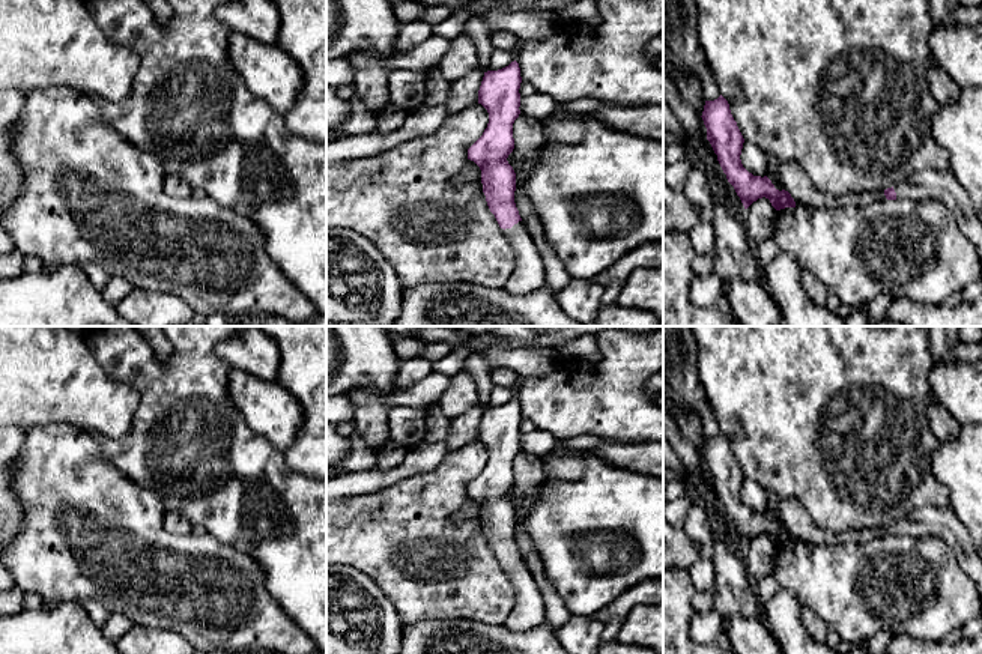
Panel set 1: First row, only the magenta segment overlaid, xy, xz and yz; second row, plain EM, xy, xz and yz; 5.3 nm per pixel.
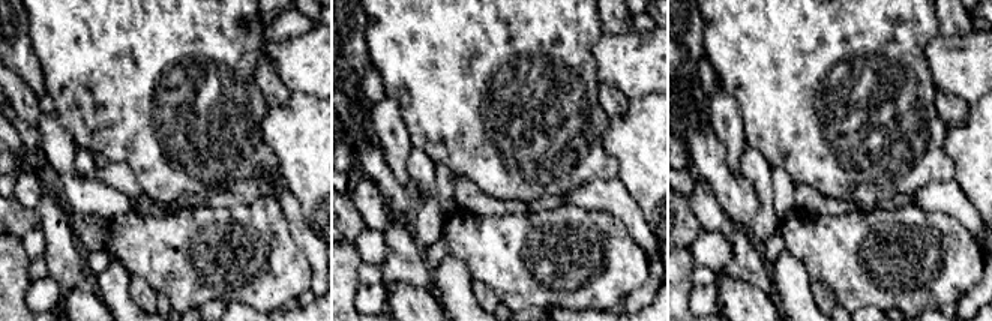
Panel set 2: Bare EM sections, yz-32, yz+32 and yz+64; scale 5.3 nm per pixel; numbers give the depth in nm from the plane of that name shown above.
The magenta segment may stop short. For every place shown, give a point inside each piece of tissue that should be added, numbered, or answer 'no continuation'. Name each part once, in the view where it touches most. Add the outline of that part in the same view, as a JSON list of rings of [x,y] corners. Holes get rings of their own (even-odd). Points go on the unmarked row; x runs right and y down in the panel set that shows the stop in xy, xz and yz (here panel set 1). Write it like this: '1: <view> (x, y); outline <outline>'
1: xz (528, 611); outline [[[519,558],[504,567],[516,592],[516,603],[505,619],[510,630],[531,630],[544,621],[544,604],[541,592],[528,570],[525,559]]]

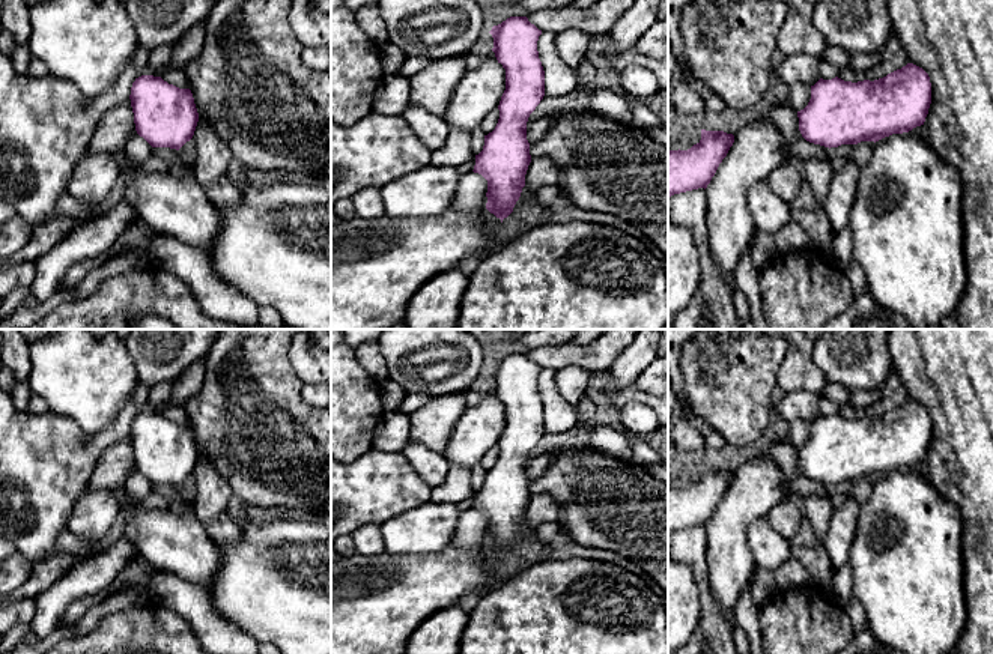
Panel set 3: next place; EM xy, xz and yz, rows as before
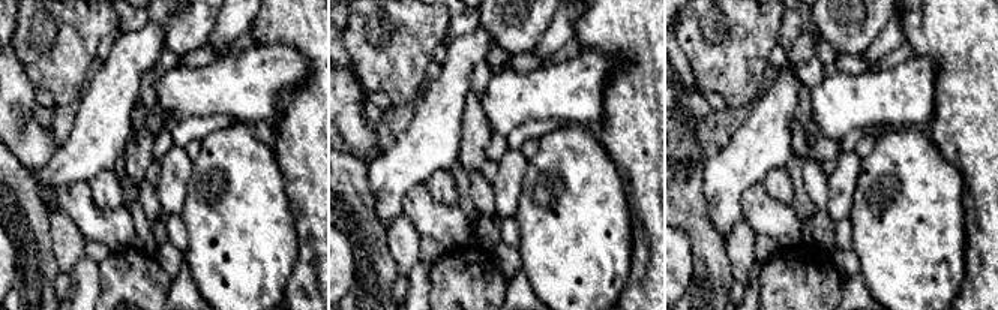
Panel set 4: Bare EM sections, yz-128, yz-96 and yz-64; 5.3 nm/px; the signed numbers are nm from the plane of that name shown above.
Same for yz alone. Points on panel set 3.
no continuation

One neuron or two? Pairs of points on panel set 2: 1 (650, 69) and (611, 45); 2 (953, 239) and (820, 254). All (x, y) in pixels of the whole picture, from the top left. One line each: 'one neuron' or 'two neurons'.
1: one neuron
2: one neuron

